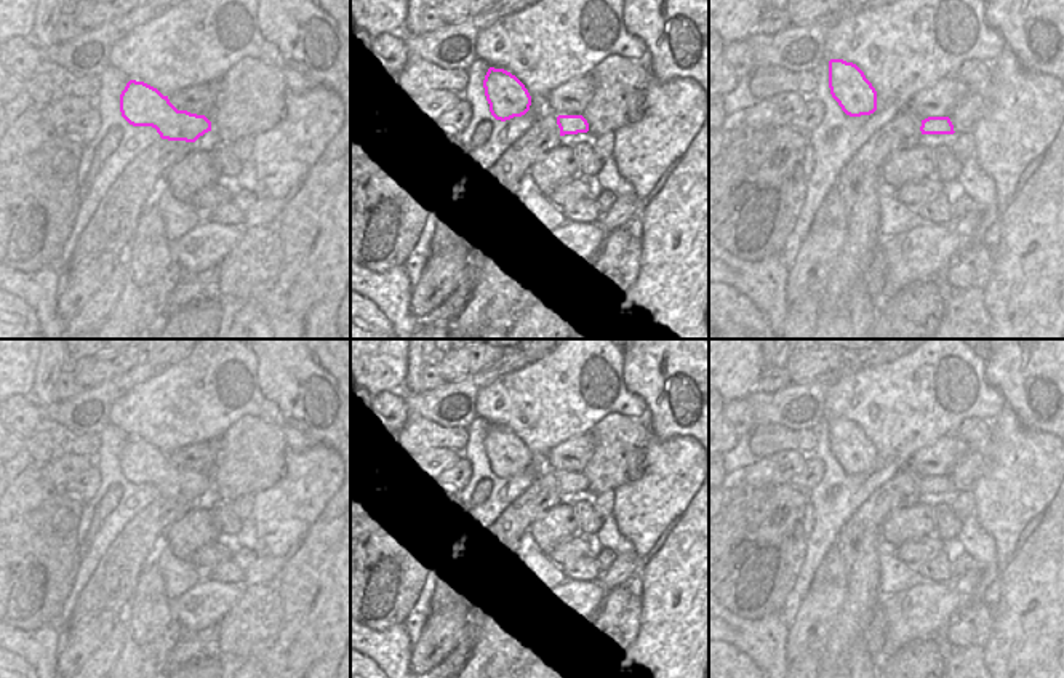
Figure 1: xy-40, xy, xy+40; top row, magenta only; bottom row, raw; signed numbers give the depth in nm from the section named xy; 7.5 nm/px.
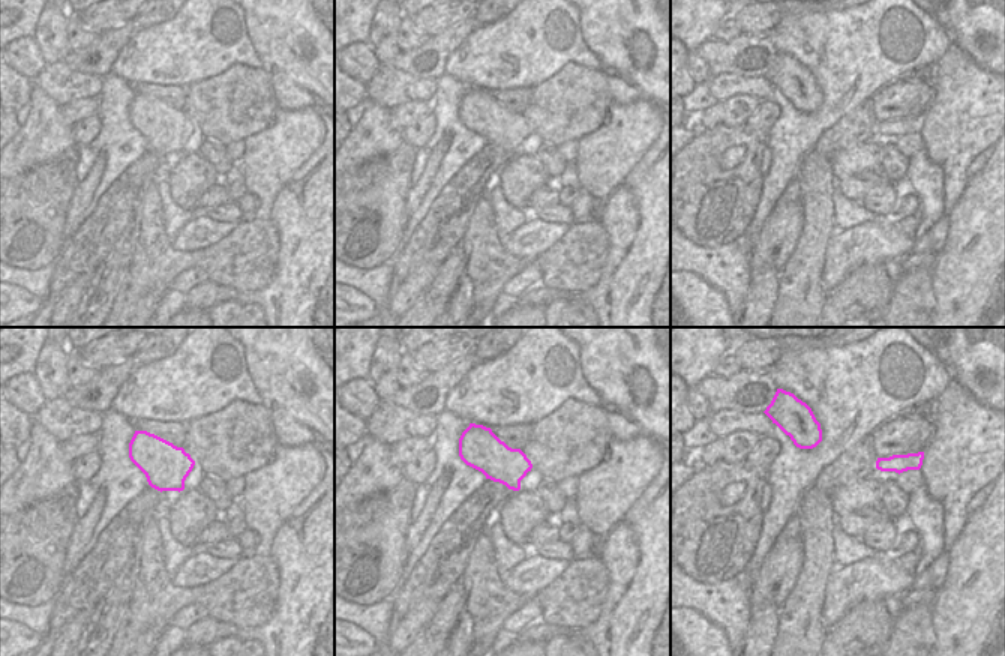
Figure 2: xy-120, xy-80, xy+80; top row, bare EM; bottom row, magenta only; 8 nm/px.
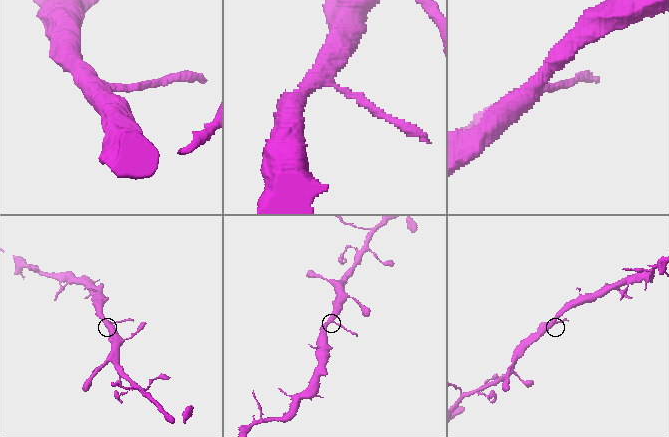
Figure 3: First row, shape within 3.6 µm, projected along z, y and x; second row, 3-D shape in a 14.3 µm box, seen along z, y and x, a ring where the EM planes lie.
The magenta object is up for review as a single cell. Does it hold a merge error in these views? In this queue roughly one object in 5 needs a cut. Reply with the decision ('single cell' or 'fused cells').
single cell

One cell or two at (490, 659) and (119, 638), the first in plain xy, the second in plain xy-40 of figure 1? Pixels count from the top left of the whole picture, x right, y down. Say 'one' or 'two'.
two

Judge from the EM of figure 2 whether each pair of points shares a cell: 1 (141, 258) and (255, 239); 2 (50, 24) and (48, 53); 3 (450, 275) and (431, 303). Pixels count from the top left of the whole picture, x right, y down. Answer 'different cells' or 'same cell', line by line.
1: same cell
2: same cell
3: same cell

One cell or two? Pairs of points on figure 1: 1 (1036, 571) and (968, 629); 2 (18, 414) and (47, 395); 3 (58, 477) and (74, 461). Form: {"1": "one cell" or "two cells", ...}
{"1": "two cells", "2": "two cells", "3": "one cell"}

